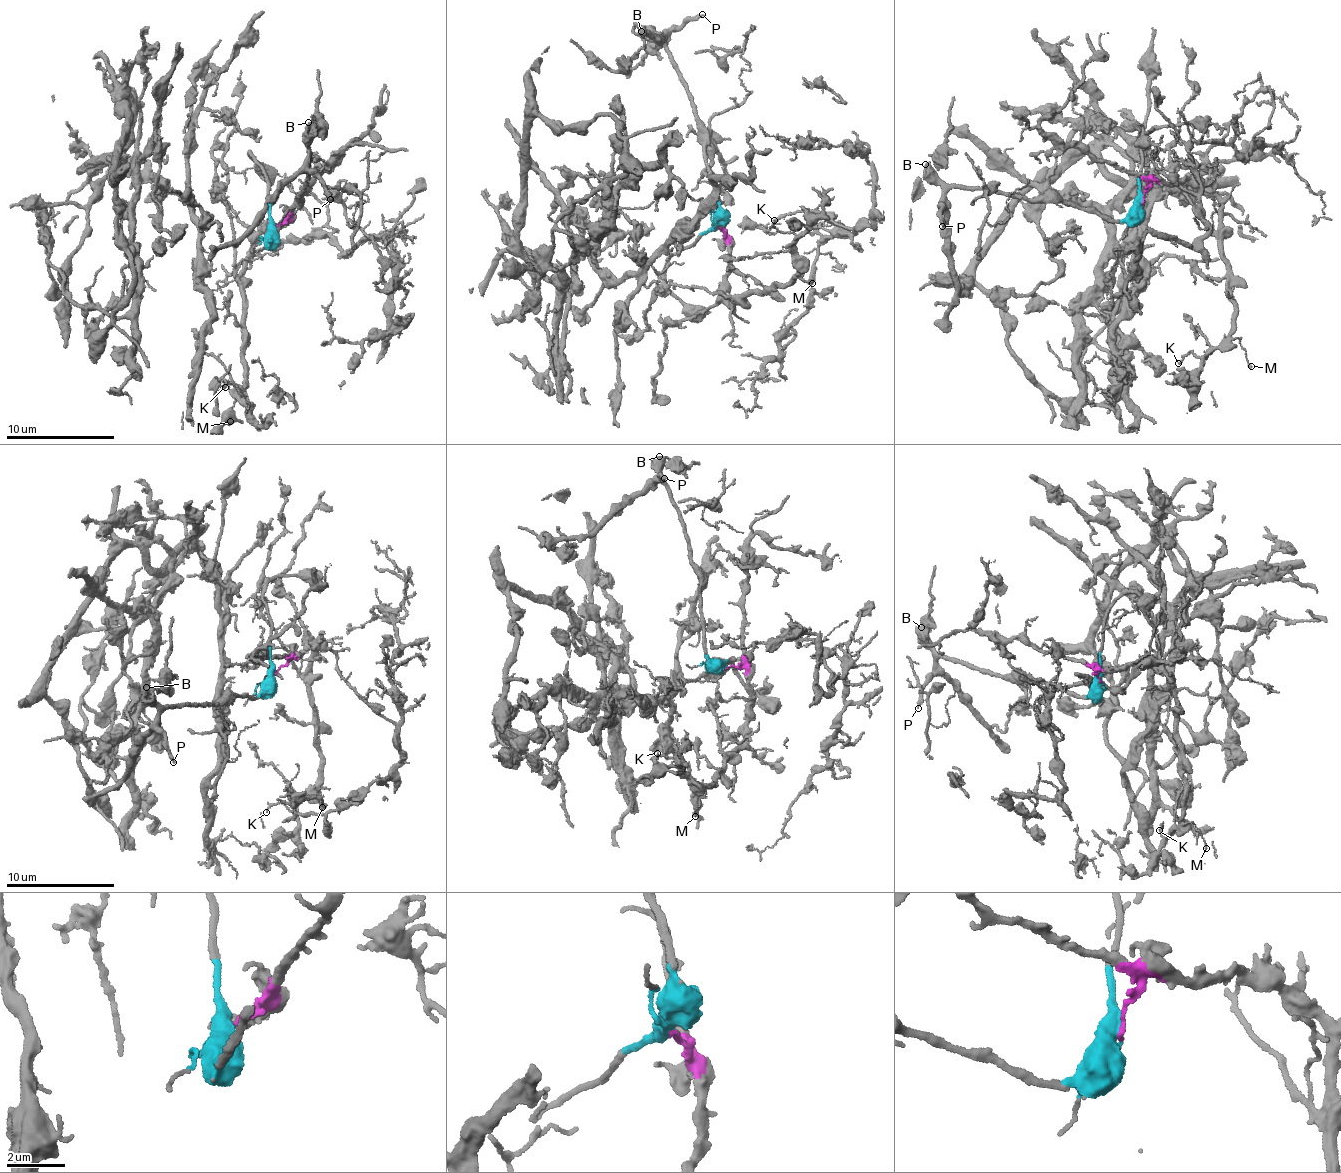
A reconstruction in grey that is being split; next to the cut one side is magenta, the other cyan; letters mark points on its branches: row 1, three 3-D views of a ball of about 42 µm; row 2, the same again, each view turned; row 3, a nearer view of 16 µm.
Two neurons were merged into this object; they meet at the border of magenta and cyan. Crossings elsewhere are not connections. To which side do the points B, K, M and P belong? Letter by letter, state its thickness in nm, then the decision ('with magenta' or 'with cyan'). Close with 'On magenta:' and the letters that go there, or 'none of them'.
B: 440 nm thick; with cyan
K: 160 nm thick; with magenta
M: 140 nm thick; with magenta
P: 240 nm thick; with cyan
On magenta: K, M

